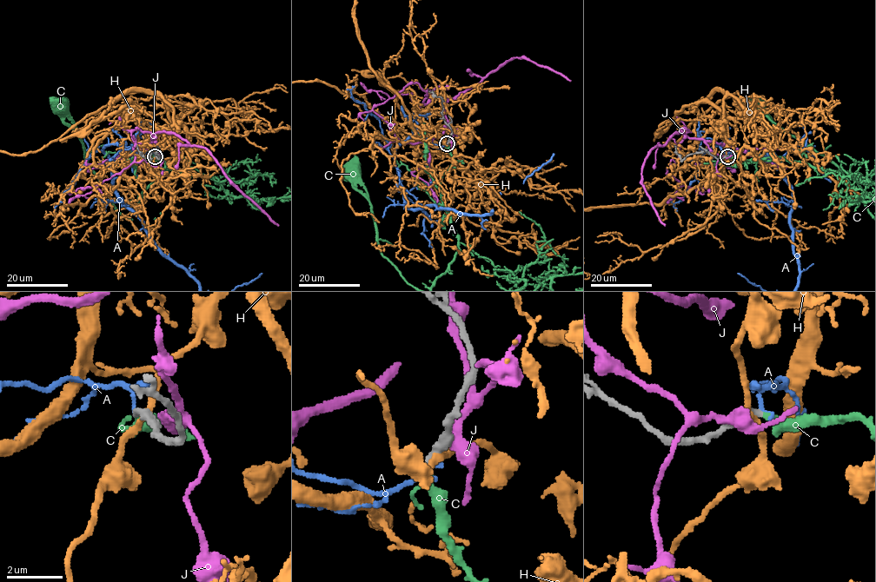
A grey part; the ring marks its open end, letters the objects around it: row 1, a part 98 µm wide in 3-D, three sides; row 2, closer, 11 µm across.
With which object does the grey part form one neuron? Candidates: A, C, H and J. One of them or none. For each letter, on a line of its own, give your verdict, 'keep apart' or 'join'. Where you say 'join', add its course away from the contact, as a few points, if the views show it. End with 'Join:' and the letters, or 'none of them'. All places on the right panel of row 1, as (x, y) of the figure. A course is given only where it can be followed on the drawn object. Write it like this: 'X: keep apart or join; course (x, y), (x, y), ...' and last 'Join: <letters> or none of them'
A: keep apart
C: join
H: keep apart
J: keep apart
Join: C

